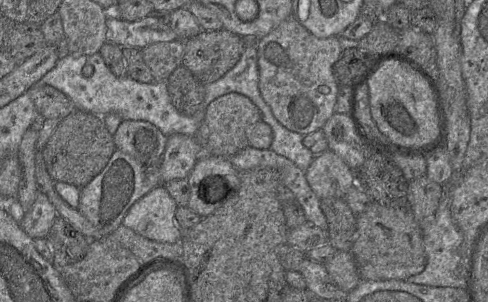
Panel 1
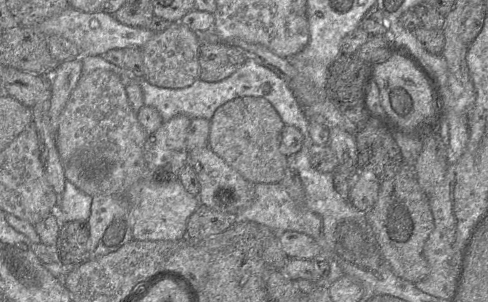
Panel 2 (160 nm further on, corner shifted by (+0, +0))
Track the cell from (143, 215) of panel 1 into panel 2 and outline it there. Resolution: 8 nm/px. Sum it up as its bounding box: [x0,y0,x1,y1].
[57,69,200,240]

